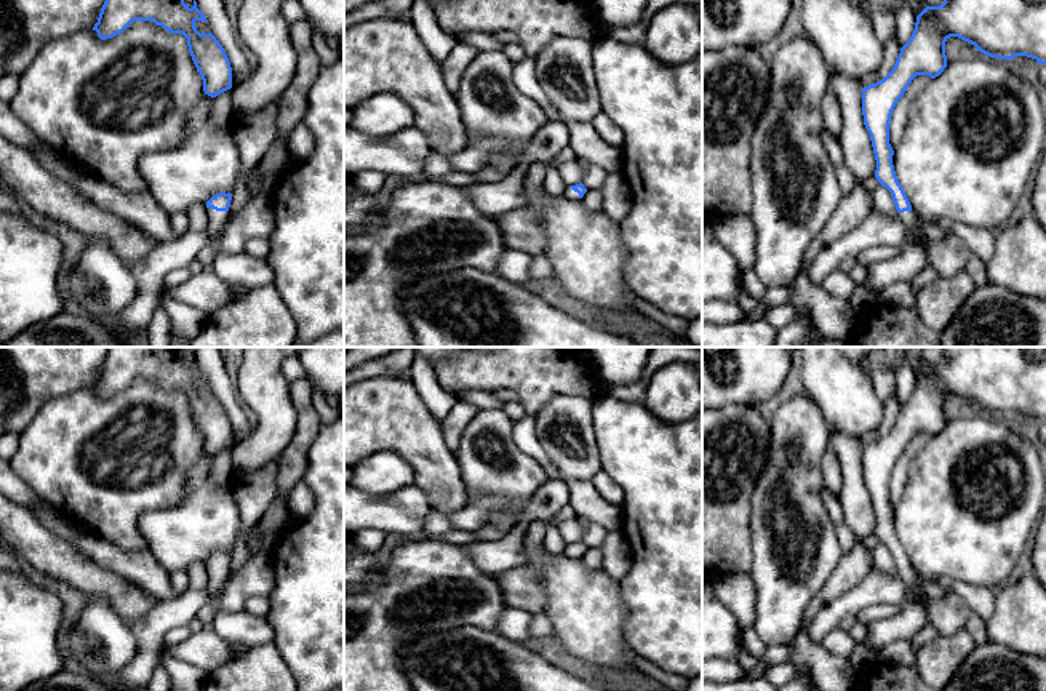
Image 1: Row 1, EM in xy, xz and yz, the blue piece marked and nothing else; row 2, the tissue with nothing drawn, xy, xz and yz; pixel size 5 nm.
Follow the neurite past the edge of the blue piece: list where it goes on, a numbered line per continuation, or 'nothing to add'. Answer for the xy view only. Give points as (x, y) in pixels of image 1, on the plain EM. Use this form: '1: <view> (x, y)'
1: xy (237, 627)

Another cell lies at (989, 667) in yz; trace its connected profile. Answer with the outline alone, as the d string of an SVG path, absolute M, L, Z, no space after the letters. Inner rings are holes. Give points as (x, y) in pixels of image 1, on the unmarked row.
M993 641L976 645L940 691L1046 691L1046 656L1020 654Z

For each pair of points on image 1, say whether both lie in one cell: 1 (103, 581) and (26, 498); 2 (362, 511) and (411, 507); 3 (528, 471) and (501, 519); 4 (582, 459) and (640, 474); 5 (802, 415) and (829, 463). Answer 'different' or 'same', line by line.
1: same
2: same
3: same
4: different
5: different

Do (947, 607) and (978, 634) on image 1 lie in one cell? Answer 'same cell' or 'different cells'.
different cells

